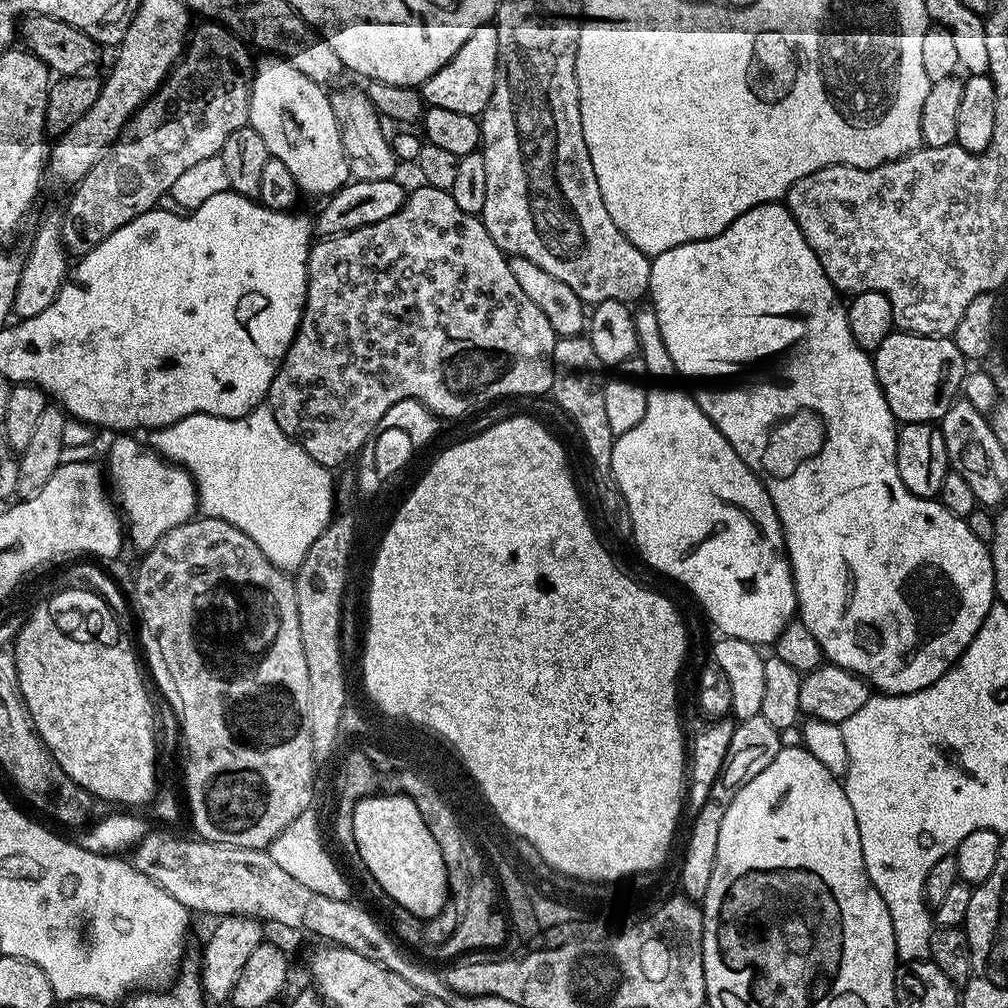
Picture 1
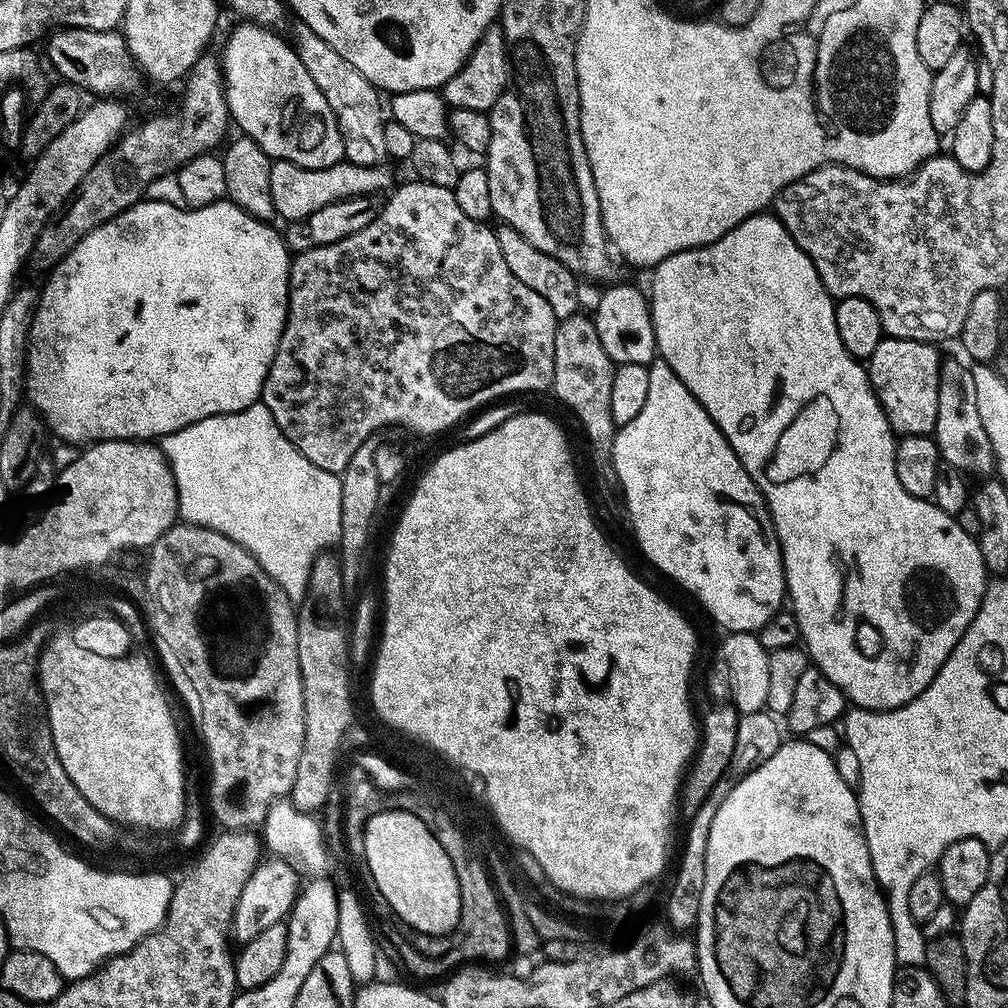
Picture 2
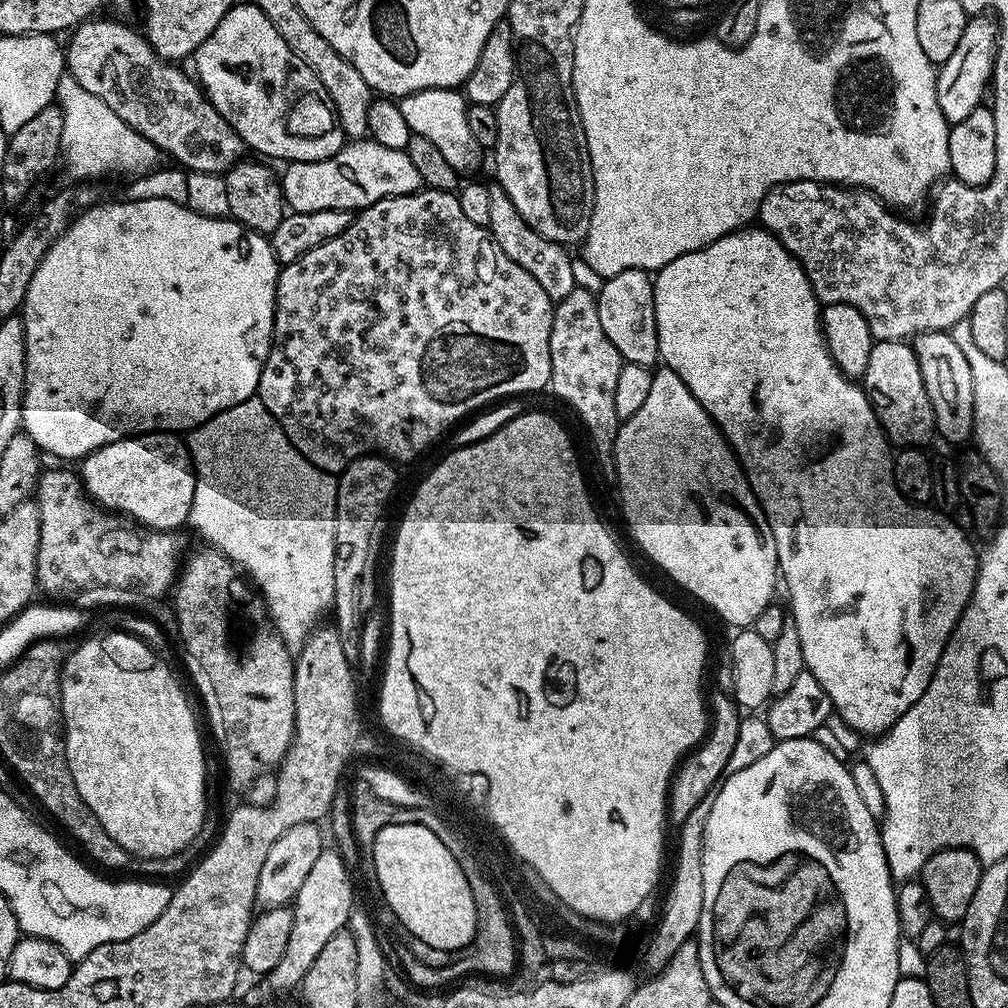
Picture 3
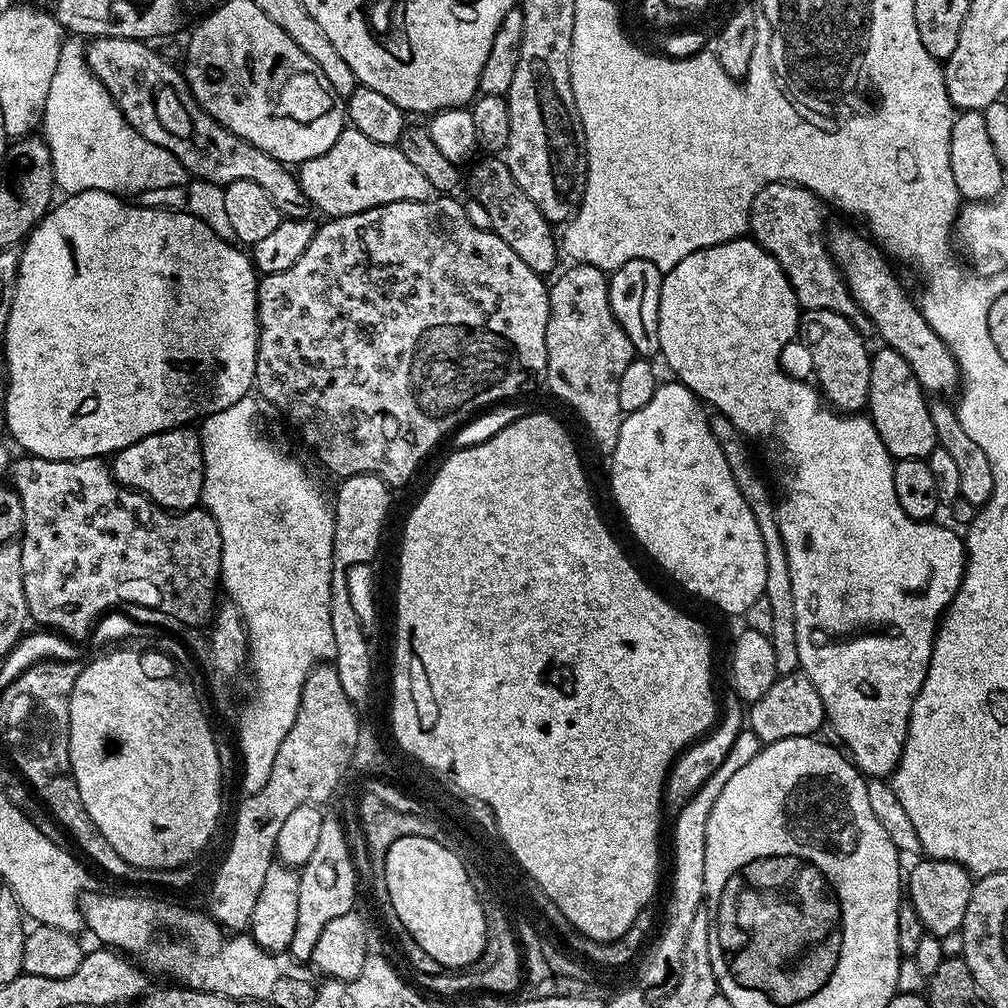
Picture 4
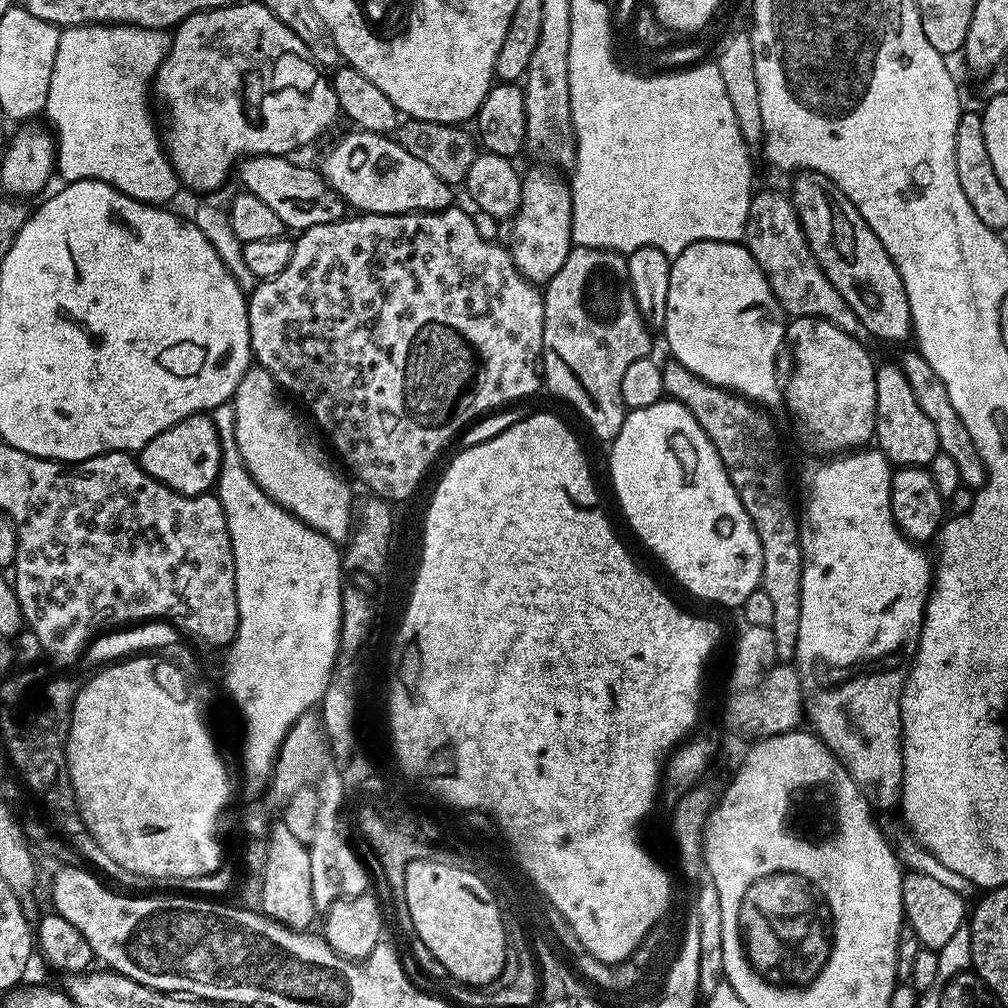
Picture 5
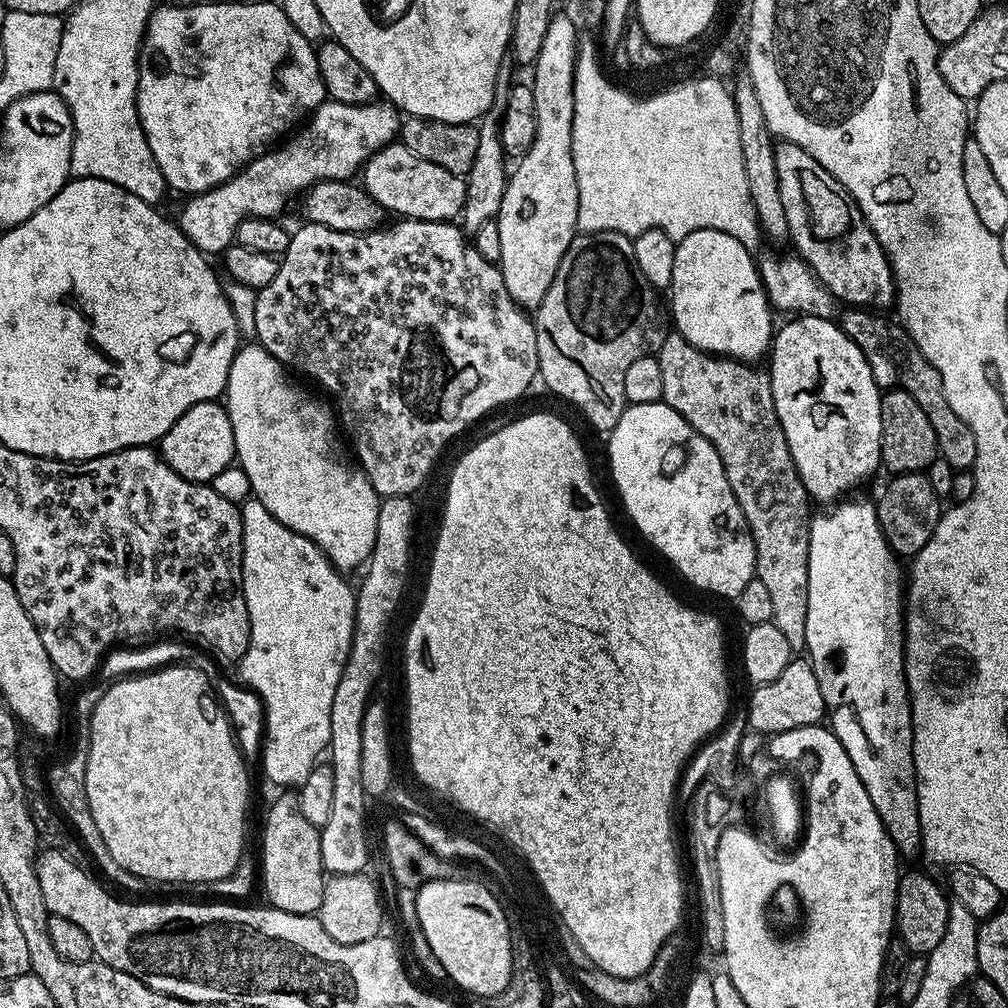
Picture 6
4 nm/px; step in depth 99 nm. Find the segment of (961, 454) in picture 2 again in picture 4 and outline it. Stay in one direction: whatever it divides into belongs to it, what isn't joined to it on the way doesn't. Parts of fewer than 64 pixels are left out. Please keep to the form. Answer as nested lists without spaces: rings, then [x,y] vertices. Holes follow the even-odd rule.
[[[836,228],[833,232],[831,229],[826,247],[836,261],[842,278],[847,281],[856,307],[870,318],[875,335],[880,335],[887,347],[902,354],[902,358],[910,362],[910,370],[914,370],[925,393],[955,393],[960,383],[960,367],[956,364],[954,354],[950,354],[942,338],[934,334],[930,322],[926,322],[913,297],[911,300],[907,290],[900,286],[883,256],[866,239],[860,238],[852,230],[842,228]]]

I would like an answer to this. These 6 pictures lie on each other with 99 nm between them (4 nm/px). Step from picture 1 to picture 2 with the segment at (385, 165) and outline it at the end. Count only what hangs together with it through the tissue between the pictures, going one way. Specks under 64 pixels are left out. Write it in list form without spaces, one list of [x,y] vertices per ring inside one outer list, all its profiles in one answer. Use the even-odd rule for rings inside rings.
[[[299,22],[293,25],[291,39],[298,58],[302,66],[306,66],[306,74],[314,78],[314,86],[322,90],[322,98],[326,98],[342,134],[344,160],[358,166],[384,164],[389,155],[384,137],[386,108],[383,103],[380,105],[381,89],[375,88],[357,68],[350,66],[350,62],[346,62],[346,58],[342,58],[342,54],[338,54],[338,50],[330,46],[330,42],[318,38],[318,34],[310,30],[310,26]]]

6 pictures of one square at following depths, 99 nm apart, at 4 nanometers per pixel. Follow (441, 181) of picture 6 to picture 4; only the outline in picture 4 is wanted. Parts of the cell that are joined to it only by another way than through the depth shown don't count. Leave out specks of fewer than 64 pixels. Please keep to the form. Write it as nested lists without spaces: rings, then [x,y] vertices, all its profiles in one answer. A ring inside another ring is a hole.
[[[348,126],[321,156],[309,156],[298,168],[298,179],[313,209],[321,208],[325,217],[349,216],[390,202],[431,200],[434,190],[426,174],[406,158],[395,144],[370,142],[366,134]]]

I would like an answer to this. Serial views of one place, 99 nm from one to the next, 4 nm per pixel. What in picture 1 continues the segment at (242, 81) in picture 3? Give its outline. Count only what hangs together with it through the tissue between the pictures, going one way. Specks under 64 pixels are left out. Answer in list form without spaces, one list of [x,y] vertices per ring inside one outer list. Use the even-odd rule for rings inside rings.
[[[264,58],[254,68],[250,85],[249,113],[255,114],[254,127],[266,138],[288,136],[288,152],[304,156],[304,165],[295,169],[296,183],[308,192],[331,194],[349,183],[348,159],[342,146],[340,127],[334,118],[329,93],[315,84],[302,70],[294,70],[279,58]],[[325,92],[325,93],[324,93]],[[256,112],[260,112],[256,116]]]

